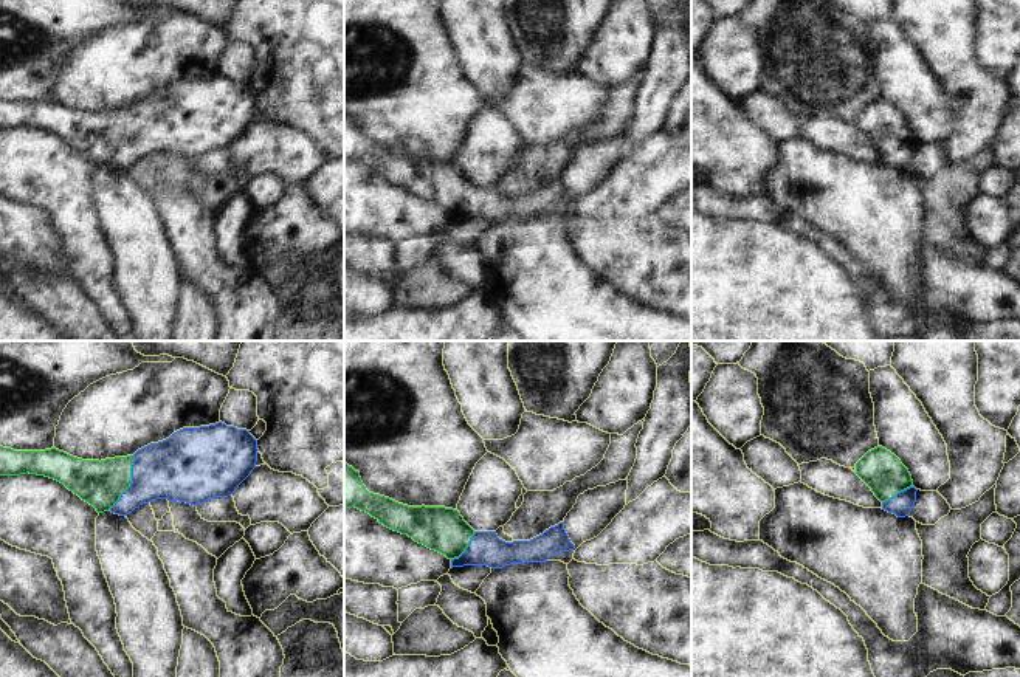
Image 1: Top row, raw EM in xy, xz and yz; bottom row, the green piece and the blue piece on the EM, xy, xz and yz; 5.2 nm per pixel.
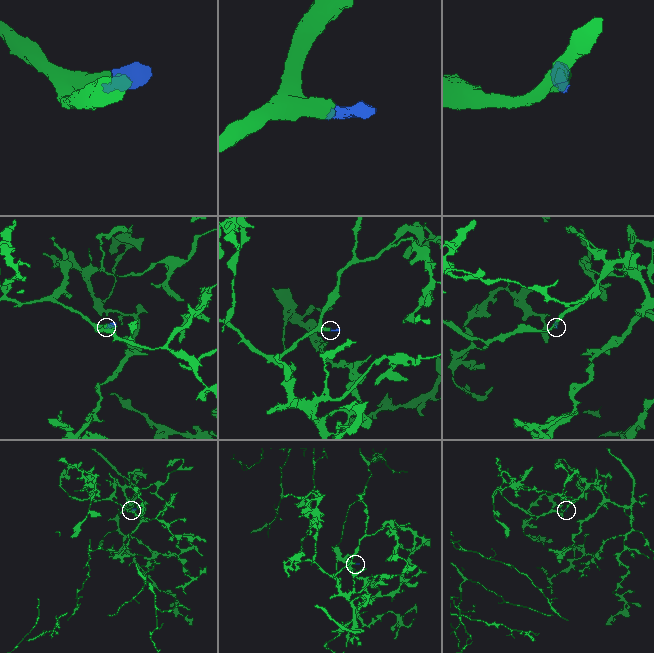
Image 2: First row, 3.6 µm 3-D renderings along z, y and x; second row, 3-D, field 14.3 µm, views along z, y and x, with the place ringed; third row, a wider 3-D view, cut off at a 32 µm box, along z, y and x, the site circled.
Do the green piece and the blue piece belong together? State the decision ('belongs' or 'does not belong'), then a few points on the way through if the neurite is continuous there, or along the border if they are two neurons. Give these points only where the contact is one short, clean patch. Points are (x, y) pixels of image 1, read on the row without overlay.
belongs | across xy (101, 137), (130, 135), (154, 124), (175, 121)

